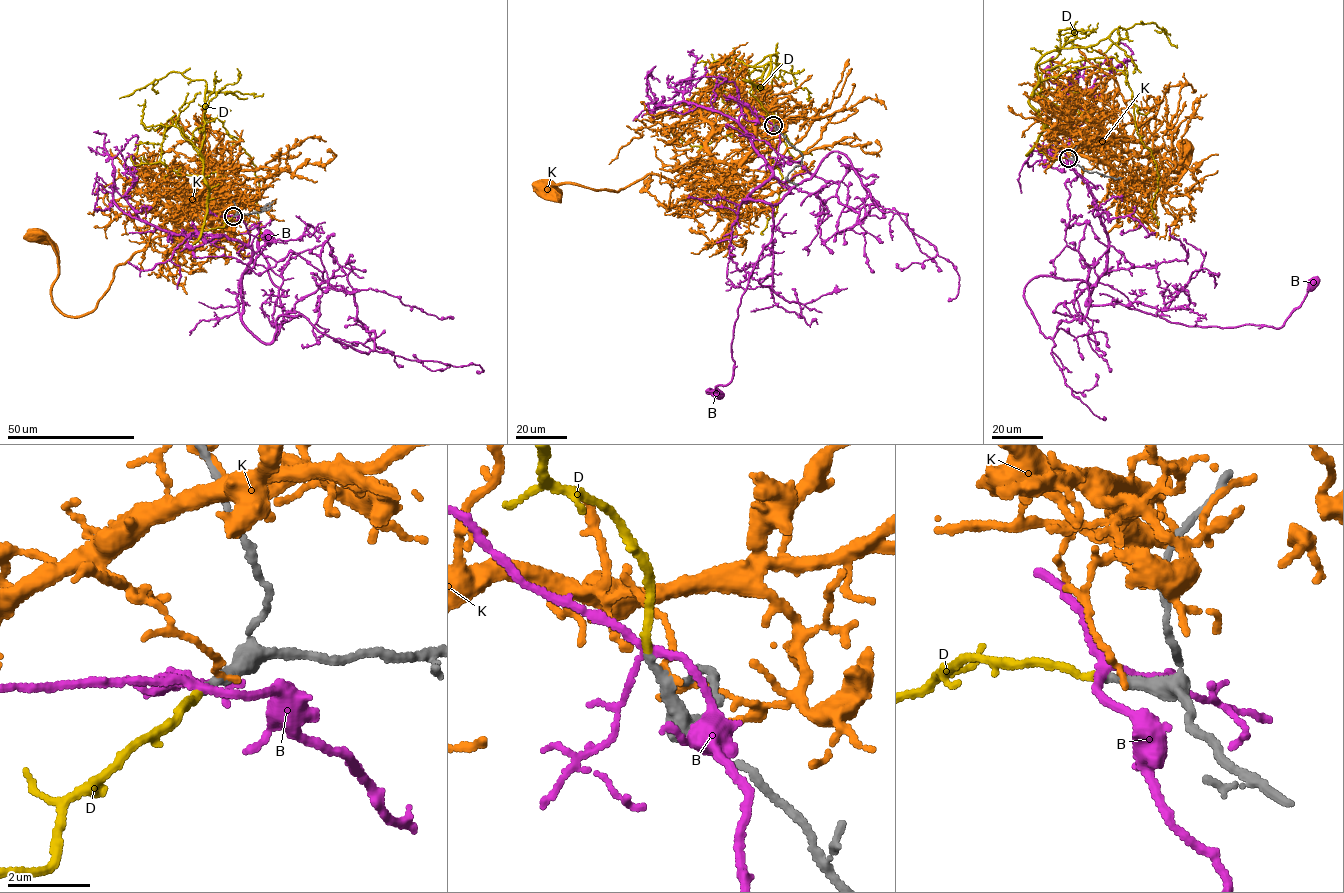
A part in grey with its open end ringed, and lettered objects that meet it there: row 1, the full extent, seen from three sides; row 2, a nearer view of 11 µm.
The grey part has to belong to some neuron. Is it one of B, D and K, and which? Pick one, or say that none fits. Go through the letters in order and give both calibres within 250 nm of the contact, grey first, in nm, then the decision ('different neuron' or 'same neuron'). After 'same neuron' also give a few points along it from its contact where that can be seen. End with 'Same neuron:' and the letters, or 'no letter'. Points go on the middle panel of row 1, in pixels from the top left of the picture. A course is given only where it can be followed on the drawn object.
B: 240/160 nm | different neuron
D: 240/180 nm | same neuron | via (774, 125), (749, 92), (763, 83), (769, 61), (754, 83), (751, 101), (783, 189), (762, 233)
K: 360/150 nm | different neuron
Same neuron: D

